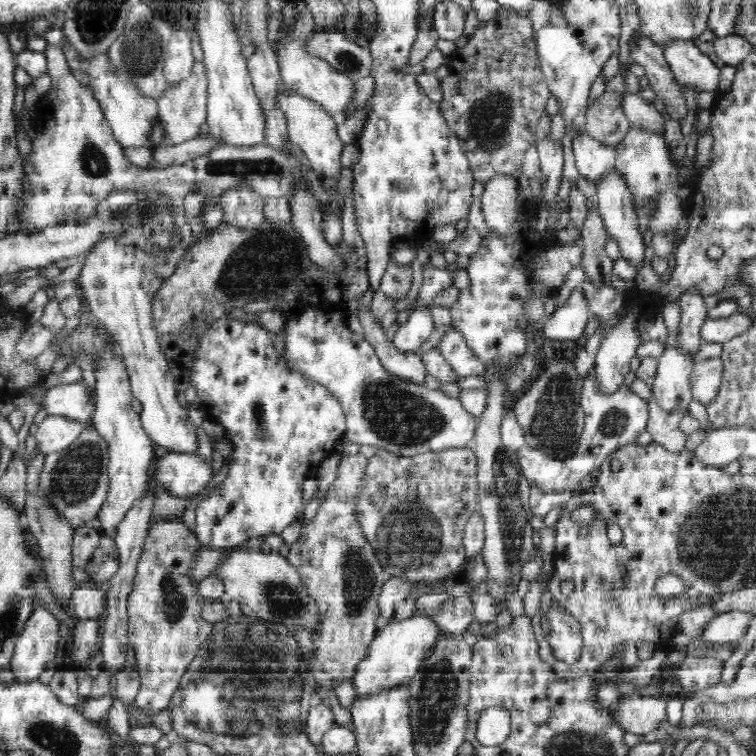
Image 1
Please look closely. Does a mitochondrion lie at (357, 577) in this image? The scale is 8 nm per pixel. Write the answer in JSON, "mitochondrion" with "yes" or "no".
{"mitochondrion":"yes"}

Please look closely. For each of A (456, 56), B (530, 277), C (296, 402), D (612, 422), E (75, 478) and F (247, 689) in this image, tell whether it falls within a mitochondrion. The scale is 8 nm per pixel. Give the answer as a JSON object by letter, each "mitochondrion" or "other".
{"A":"other","B":"other","C":"other","D":"mitochondrion","E":"mitochondrion","F":"mitochondrion"}

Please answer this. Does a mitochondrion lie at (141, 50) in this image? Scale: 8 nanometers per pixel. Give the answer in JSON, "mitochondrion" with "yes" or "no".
{"mitochondrion":"yes"}

